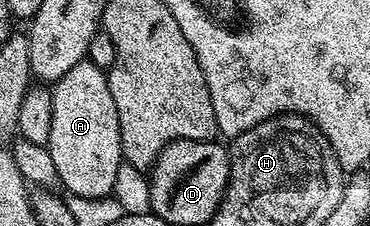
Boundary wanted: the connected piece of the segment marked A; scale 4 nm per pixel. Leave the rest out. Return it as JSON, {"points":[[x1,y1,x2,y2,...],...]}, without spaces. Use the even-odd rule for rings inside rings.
{"points":[[90,62,79,63,56,80,51,93,52,116,46,146,54,159,59,182,68,195,109,198,113,194,122,156,118,109,114,109,114,97,110,97,106,72]]}

